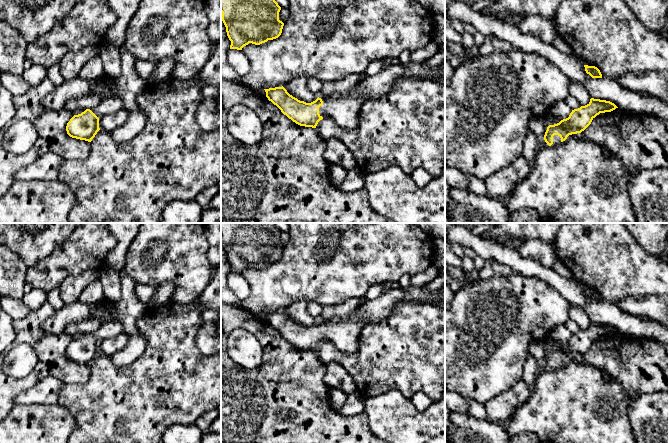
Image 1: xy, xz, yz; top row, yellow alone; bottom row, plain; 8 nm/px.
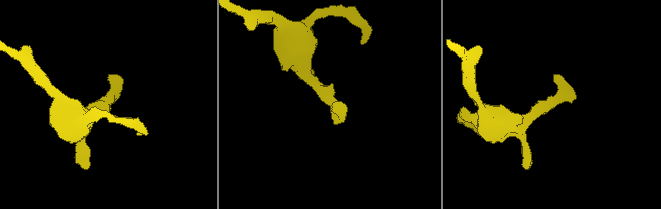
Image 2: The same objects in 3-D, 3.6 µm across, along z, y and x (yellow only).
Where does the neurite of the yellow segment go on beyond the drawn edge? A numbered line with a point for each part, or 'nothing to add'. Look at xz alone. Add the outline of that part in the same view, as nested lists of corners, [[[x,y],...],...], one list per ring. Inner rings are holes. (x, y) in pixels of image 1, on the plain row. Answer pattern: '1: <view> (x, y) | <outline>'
1: xz (344, 334) | [[[412,286],[407,288],[391,289],[386,293],[381,294],[374,300],[367,300],[354,311],[346,320],[330,319],[321,321],[323,329],[319,331],[319,338],[323,342],[330,342],[334,344],[341,352],[352,355],[358,352],[358,339],[362,328],[368,323],[377,323],[392,315],[393,309],[400,302],[410,302],[418,304],[436,305],[438,302],[445,302],[445,296],[441,297],[439,292],[432,296],[427,294],[424,286]]]

